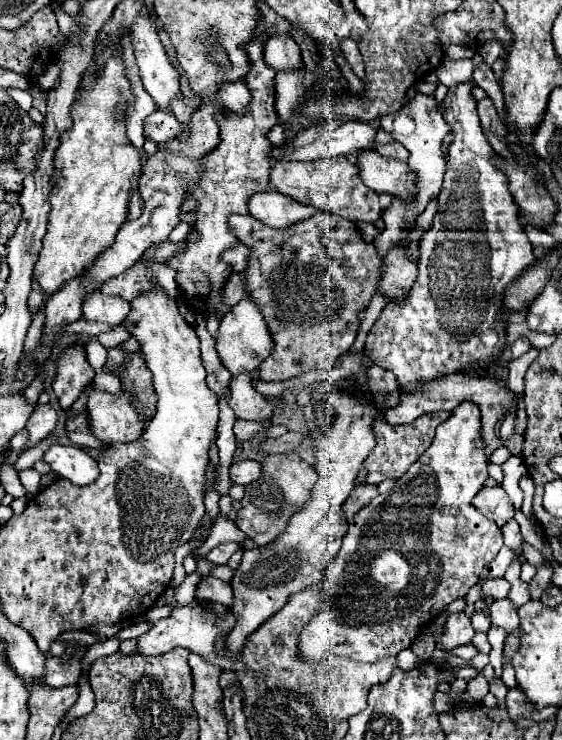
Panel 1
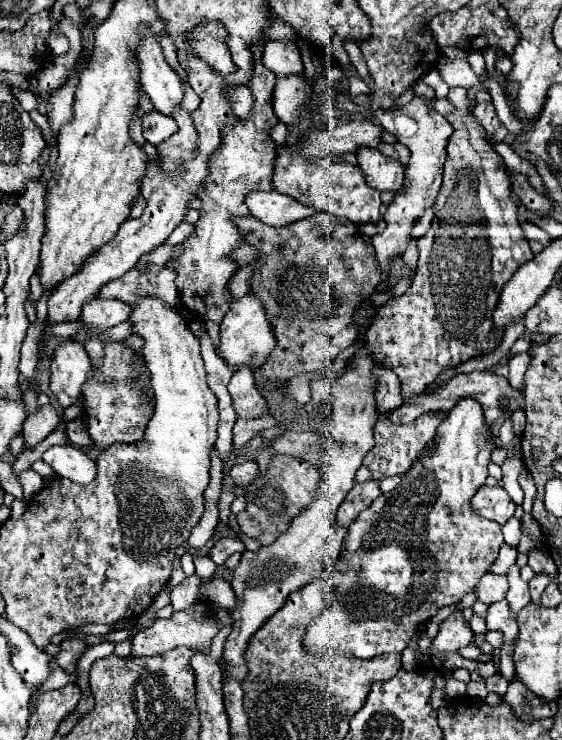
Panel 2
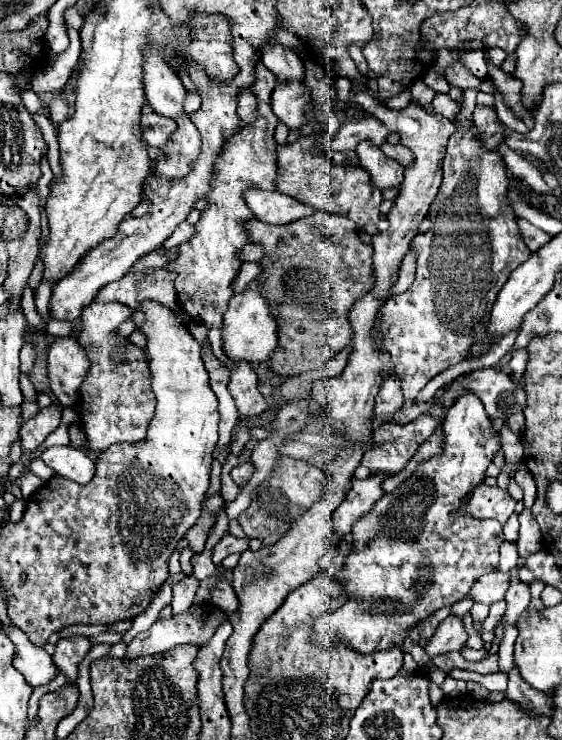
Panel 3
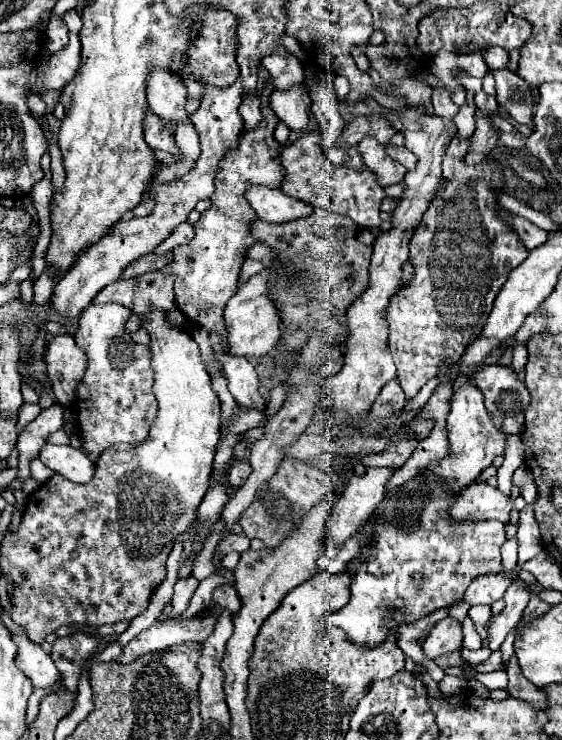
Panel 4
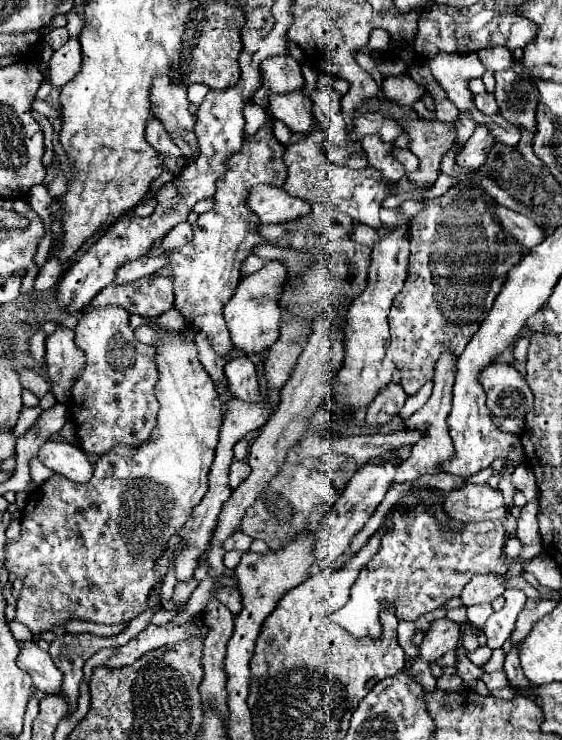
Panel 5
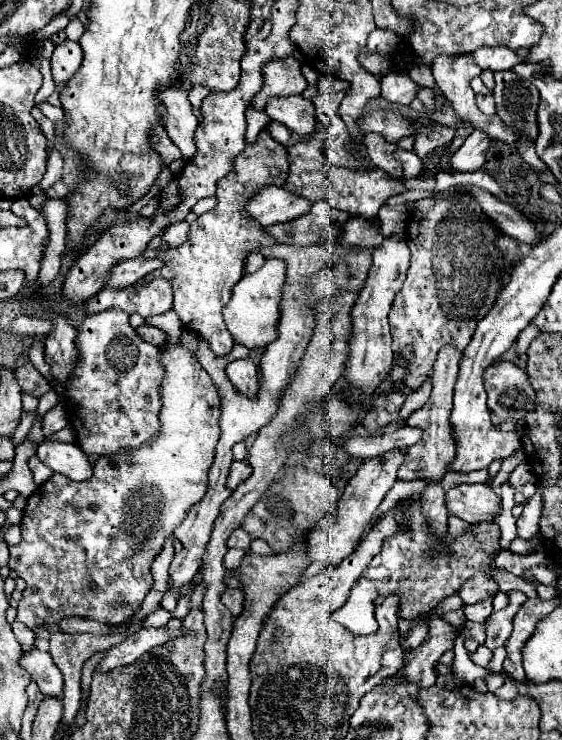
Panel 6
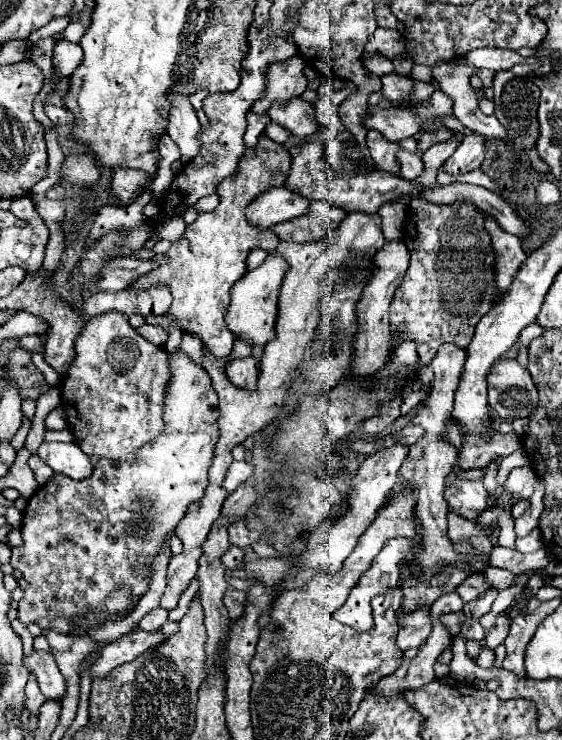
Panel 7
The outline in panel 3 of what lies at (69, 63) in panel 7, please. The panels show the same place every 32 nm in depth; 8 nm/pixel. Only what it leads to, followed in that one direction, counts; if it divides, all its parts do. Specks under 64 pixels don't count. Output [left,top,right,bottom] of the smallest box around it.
[32,28,80,94]

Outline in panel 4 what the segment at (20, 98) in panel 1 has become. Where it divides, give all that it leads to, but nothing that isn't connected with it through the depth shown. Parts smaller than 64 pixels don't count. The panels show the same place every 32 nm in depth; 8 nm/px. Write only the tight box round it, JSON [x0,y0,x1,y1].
[26,92,50,116]

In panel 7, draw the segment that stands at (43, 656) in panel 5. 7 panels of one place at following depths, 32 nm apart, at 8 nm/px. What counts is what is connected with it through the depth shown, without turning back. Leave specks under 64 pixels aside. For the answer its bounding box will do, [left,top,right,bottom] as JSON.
[24,650,66,700]

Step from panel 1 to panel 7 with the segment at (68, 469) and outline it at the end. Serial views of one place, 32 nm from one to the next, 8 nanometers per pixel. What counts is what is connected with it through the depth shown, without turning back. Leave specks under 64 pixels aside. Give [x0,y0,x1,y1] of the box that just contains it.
[36,442,92,480]

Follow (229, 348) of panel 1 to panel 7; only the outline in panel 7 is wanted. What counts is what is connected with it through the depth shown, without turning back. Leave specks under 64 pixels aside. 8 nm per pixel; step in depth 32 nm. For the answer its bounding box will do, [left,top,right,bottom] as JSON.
[226,254,288,346]

